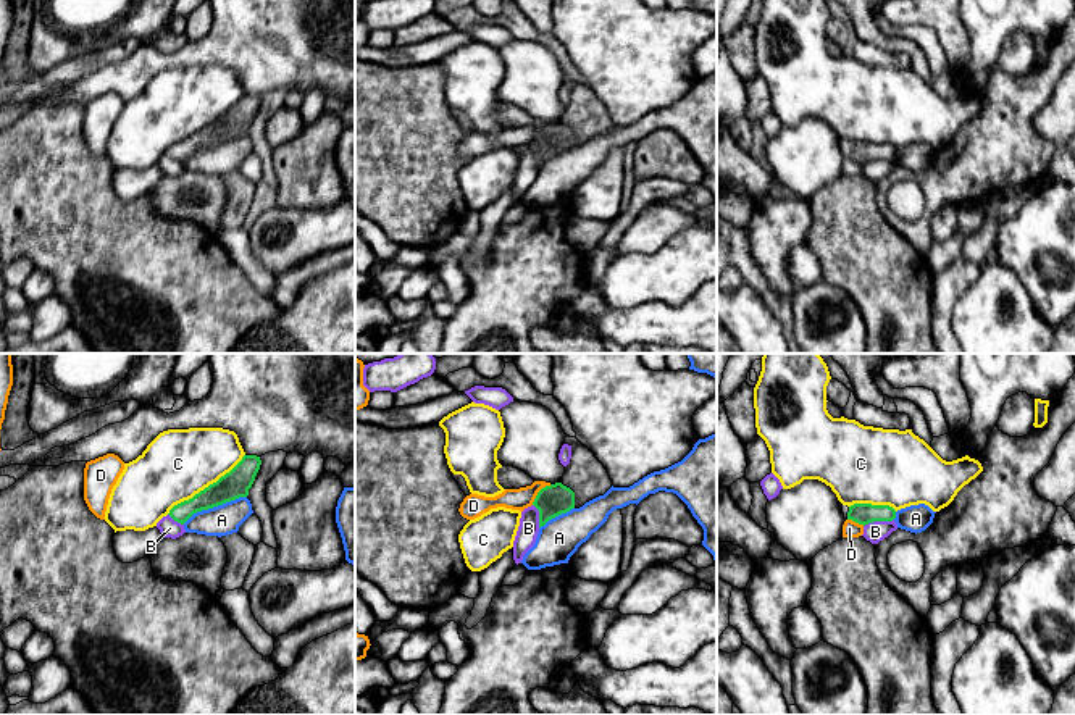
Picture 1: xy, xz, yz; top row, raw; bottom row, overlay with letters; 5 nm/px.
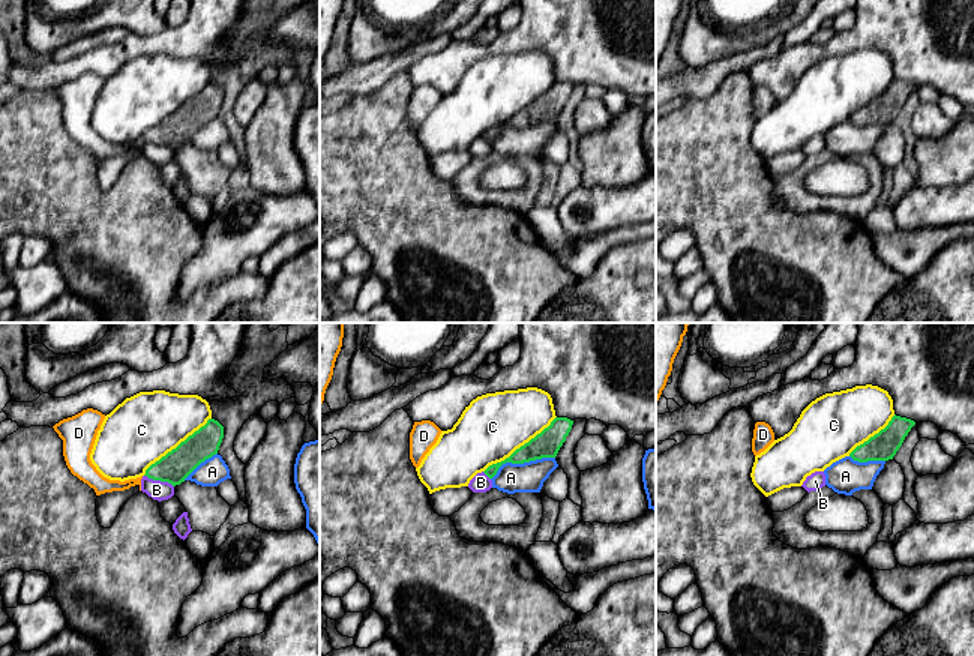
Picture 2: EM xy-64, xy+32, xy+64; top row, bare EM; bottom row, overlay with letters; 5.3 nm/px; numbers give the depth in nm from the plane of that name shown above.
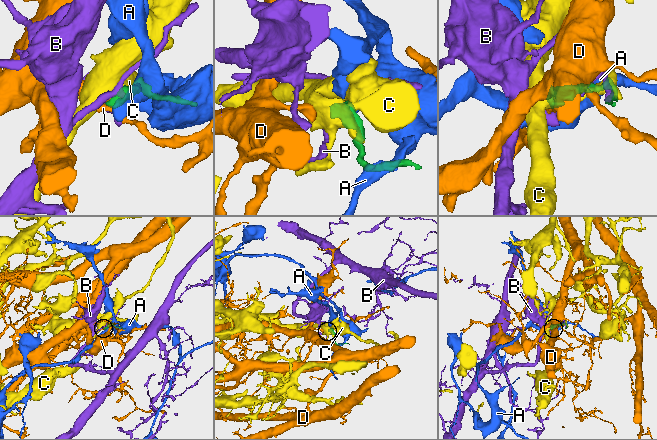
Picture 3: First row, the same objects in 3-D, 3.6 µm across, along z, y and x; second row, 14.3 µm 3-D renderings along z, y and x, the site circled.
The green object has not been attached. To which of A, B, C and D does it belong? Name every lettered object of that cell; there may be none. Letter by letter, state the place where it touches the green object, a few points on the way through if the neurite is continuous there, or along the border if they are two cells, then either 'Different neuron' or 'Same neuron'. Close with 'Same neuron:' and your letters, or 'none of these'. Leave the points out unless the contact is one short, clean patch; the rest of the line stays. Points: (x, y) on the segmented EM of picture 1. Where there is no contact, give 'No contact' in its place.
A: Touches green at xy (213, 505). Different neuron
B: Touches green at yz (878, 520). Boundary: yz (893, 518), (869, 522), (864, 526). Different neuron
C: Touches green at xy (205, 488). Different neuron
D: Touches green at xz (538, 493). Boundary: xz (551, 485), (546, 485), (531, 504). Different neuron
Same neuron: none of these

